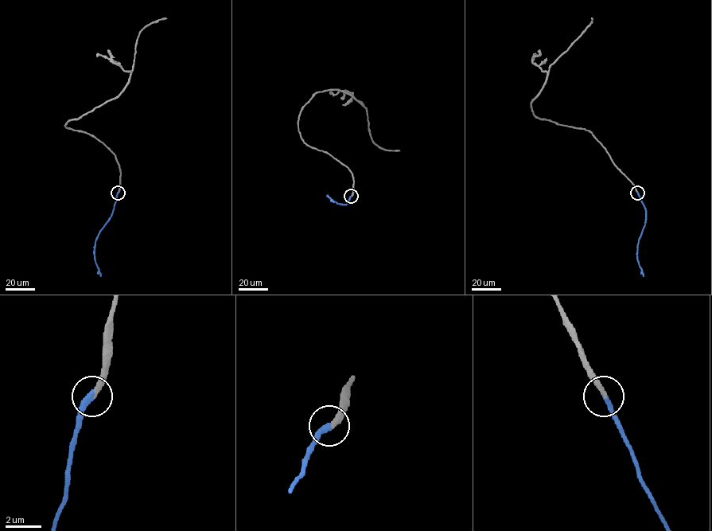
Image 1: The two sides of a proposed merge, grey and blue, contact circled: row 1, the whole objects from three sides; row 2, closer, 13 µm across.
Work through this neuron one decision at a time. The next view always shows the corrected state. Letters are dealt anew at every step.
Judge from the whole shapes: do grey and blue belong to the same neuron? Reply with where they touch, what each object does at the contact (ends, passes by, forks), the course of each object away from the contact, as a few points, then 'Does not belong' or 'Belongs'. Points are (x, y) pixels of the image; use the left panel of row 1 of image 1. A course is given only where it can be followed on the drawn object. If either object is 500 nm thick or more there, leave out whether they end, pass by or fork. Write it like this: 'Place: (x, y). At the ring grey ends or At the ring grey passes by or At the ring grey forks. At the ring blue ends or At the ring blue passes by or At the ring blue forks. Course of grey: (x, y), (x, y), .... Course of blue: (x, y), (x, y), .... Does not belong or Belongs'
Place: (118, 193). At the ring grey ends. At the ring blue ends. Course of grey: (118, 193), (120, 169), (115, 155), (94, 137), (64, 126), (116, 98), (128, 81), (139, 32), (166, 18). Course of blue: (118, 193), (111, 216), (95, 240), (94, 259), (100, 276). Belongs

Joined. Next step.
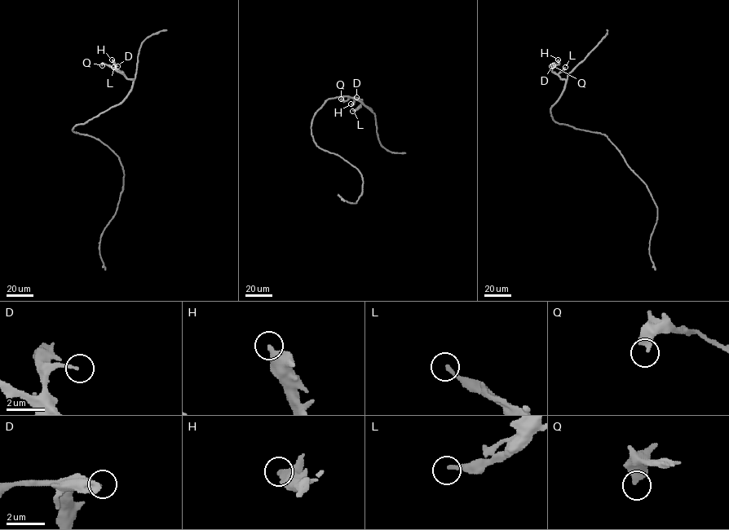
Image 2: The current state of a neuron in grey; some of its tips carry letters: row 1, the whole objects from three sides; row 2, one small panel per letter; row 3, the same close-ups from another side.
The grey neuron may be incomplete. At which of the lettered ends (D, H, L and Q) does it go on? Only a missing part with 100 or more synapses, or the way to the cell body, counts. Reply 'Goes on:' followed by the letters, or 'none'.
Goes on: none

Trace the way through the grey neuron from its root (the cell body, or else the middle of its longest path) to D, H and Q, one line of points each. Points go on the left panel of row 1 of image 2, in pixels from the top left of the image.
D: (74, 132), (72, 130), (76, 125), (119, 104), (129, 93), (133, 80), (119, 72), (117, 66)
H: (74, 132), (72, 130), (76, 125), (83, 124), (119, 104), (131, 89), (133, 80), (119, 72), (112, 59)
Q: (74, 132), (72, 130), (76, 125), (119, 104), (131, 89), (133, 79), (111, 66), (102, 65)

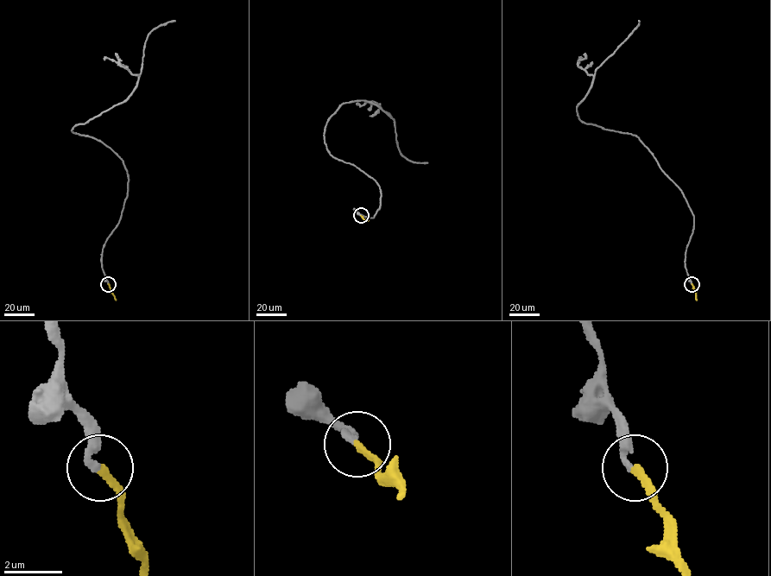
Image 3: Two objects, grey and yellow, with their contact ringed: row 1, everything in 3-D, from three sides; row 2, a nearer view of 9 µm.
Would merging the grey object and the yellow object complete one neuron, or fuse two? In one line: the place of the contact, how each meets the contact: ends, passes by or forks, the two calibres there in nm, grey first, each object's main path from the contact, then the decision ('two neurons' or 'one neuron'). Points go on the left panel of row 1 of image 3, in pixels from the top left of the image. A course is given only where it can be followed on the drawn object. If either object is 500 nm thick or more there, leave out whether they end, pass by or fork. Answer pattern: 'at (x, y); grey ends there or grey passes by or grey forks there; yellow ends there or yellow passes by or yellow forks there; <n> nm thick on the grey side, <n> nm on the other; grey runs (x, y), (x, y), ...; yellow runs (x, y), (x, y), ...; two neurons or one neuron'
at (108, 284); grey ends there; yellow ends there; 200 nm thick on the grey side, 260 nm on the other; grey runs (108, 283), (102, 254), (129, 175), (110, 148), (72, 130), (123, 102), (148, 34), (175, 21); yellow runs (108, 283), (116, 300); one neuron

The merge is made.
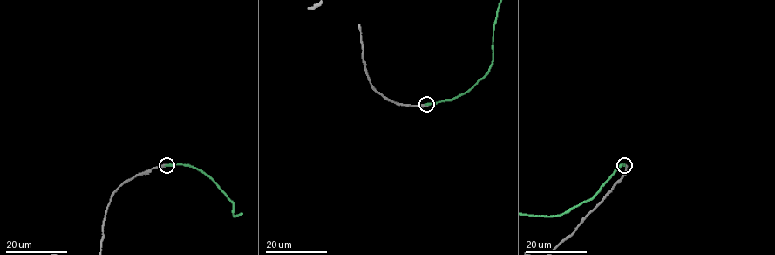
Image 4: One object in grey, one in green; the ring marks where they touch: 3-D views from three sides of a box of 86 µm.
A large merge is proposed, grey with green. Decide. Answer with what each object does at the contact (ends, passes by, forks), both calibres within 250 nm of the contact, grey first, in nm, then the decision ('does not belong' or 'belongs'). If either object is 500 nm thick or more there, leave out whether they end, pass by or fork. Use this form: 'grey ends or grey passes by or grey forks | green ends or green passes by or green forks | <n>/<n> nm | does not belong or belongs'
grey ends | green ends | 460/400 nm | does not belong

